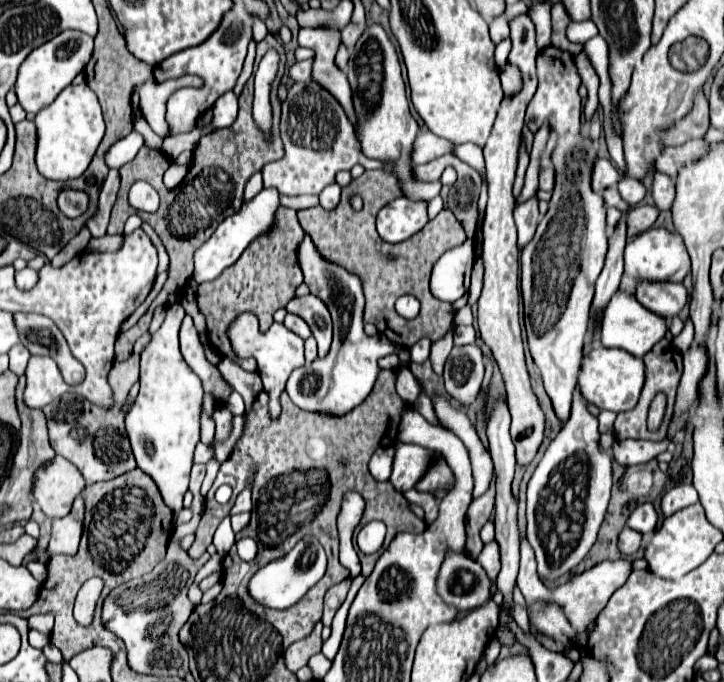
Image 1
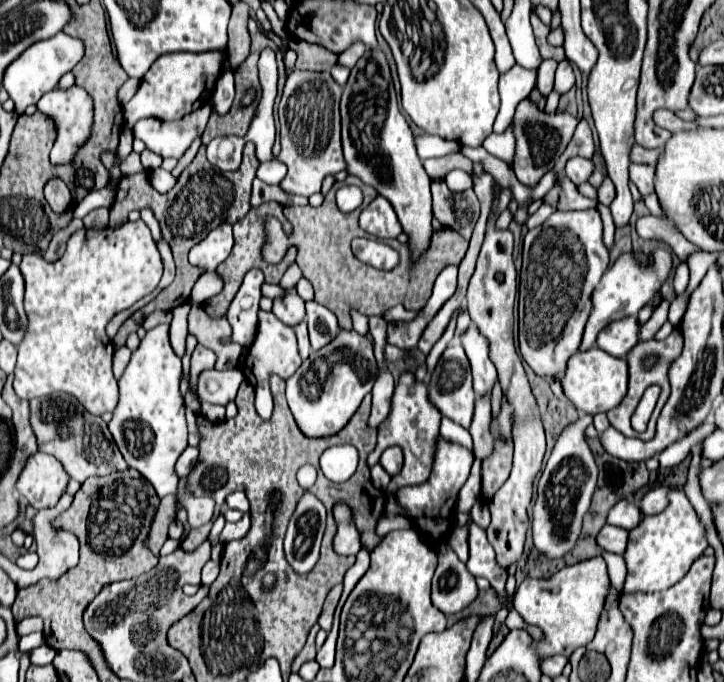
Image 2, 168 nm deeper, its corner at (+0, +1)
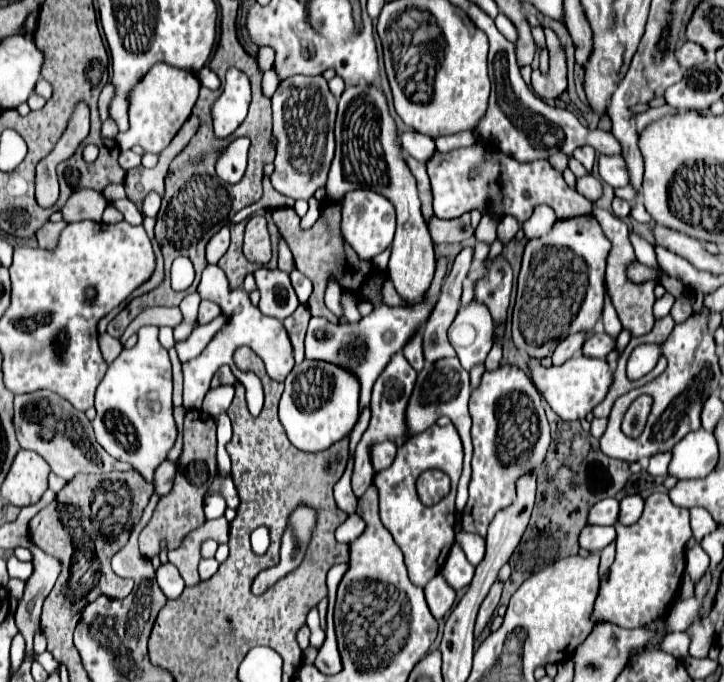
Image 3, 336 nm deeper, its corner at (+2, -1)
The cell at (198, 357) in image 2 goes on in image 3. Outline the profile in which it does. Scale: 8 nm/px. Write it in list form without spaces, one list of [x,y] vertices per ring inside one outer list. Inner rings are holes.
[[[208,265],[202,273],[202,281],[198,285],[198,293],[202,299],[214,301],[220,309],[222,315],[226,317],[226,323],[222,325],[222,329],[212,337],[212,341],[206,345],[206,349],[192,361],[182,365],[184,371],[184,409],[200,409],[202,399],[210,387],[212,375],[222,367],[222,365],[230,365],[234,377],[246,387],[246,401],[248,401],[248,411],[258,417],[258,413],[262,411],[264,405],[264,393],[260,391],[260,379],[250,373],[250,371],[240,371],[236,369],[234,361],[232,361],[232,353],[236,347],[246,345],[250,347],[266,365],[266,373],[270,375],[270,379],[276,381],[284,381],[286,375],[292,371],[294,367],[294,355],[292,355],[292,345],[288,339],[288,333],[282,325],[282,321],[274,319],[274,317],[266,317],[260,313],[258,307],[254,307],[248,299],[248,293],[244,291],[244,287],[232,289],[228,287],[228,279],[224,275],[224,271],[218,265]]]

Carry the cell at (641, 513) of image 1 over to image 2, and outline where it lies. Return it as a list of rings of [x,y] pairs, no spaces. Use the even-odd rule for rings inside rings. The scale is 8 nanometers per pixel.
[[[618,501],[610,513],[608,513],[608,523],[622,527],[622,529],[634,529],[634,525],[640,525],[644,515],[640,513],[640,507],[632,501]]]

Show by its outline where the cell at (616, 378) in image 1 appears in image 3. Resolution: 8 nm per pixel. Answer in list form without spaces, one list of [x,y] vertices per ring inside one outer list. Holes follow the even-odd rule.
[[[580,355],[580,357],[568,359],[560,367],[552,365],[546,369],[538,363],[538,359],[528,359],[526,365],[528,365],[530,377],[532,377],[536,389],[542,393],[542,397],[546,399],[550,409],[564,421],[584,419],[594,409],[594,405],[598,405],[606,397],[608,387],[612,383],[612,371],[604,359]]]

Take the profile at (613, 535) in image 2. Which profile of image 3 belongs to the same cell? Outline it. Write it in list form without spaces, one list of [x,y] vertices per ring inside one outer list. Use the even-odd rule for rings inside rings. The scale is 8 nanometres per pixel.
[[[586,525],[582,533],[578,535],[578,545],[586,551],[602,551],[610,541],[616,539],[614,527],[598,527],[598,525]]]

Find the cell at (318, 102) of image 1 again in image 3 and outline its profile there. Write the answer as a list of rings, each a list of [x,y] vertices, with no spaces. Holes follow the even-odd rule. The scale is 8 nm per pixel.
[[[296,75],[282,81],[272,95],[274,135],[278,139],[272,185],[286,197],[310,199],[316,189],[324,187],[326,175],[334,157],[334,117],[336,99],[328,89],[326,79]]]

